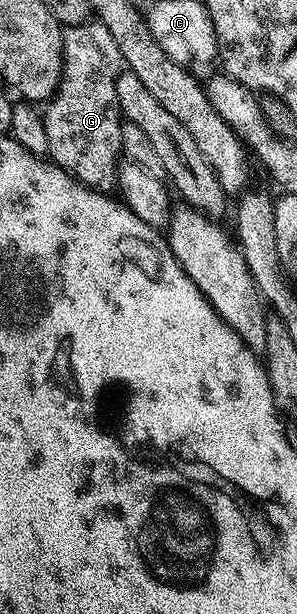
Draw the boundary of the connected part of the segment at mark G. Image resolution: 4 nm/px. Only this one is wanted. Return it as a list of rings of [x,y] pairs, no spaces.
[[[88,24],[69,26],[63,30],[63,75],[59,81],[59,89],[55,91],[42,111],[45,136],[49,136],[47,154],[55,165],[69,171],[93,190],[107,192],[112,189],[110,186],[114,187],[117,182],[117,171],[121,165],[123,149],[121,115],[117,100],[117,76],[123,73],[124,69],[123,57],[113,36],[109,36],[109,28],[101,24]]]

